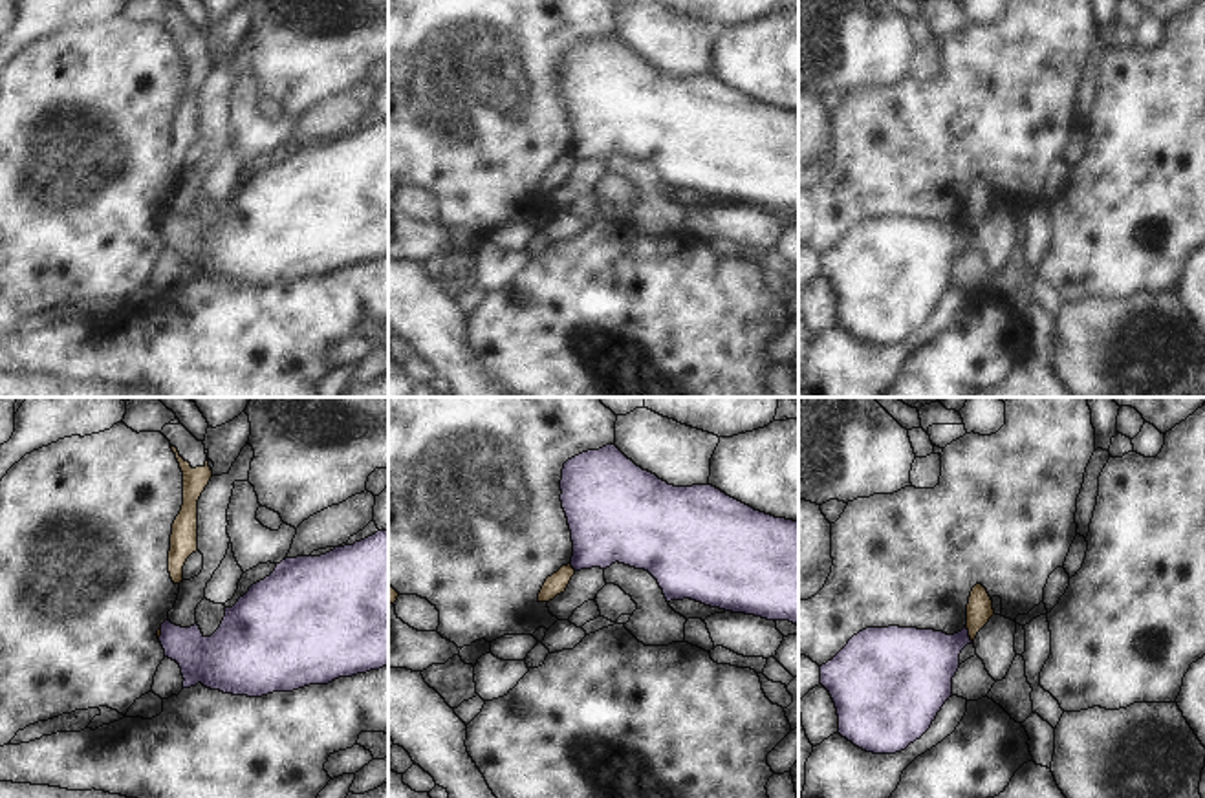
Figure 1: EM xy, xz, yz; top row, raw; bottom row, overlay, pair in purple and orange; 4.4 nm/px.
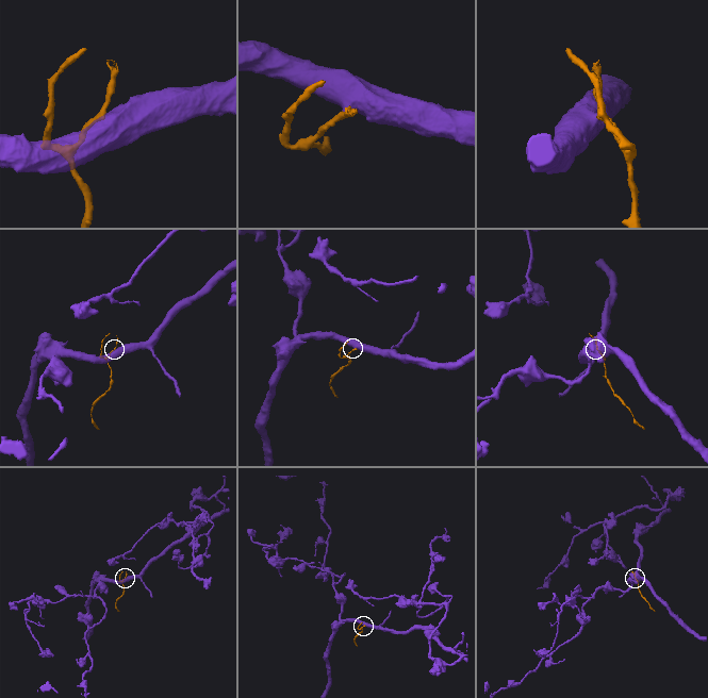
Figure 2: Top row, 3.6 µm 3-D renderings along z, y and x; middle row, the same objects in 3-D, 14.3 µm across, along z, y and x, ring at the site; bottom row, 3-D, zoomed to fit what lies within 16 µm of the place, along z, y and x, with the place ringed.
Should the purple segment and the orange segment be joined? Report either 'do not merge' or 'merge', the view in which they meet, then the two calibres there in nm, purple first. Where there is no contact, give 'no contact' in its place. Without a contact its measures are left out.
do not merge; meets purple in yz; 300 nm thick on the purple side, 110 nm on the other

